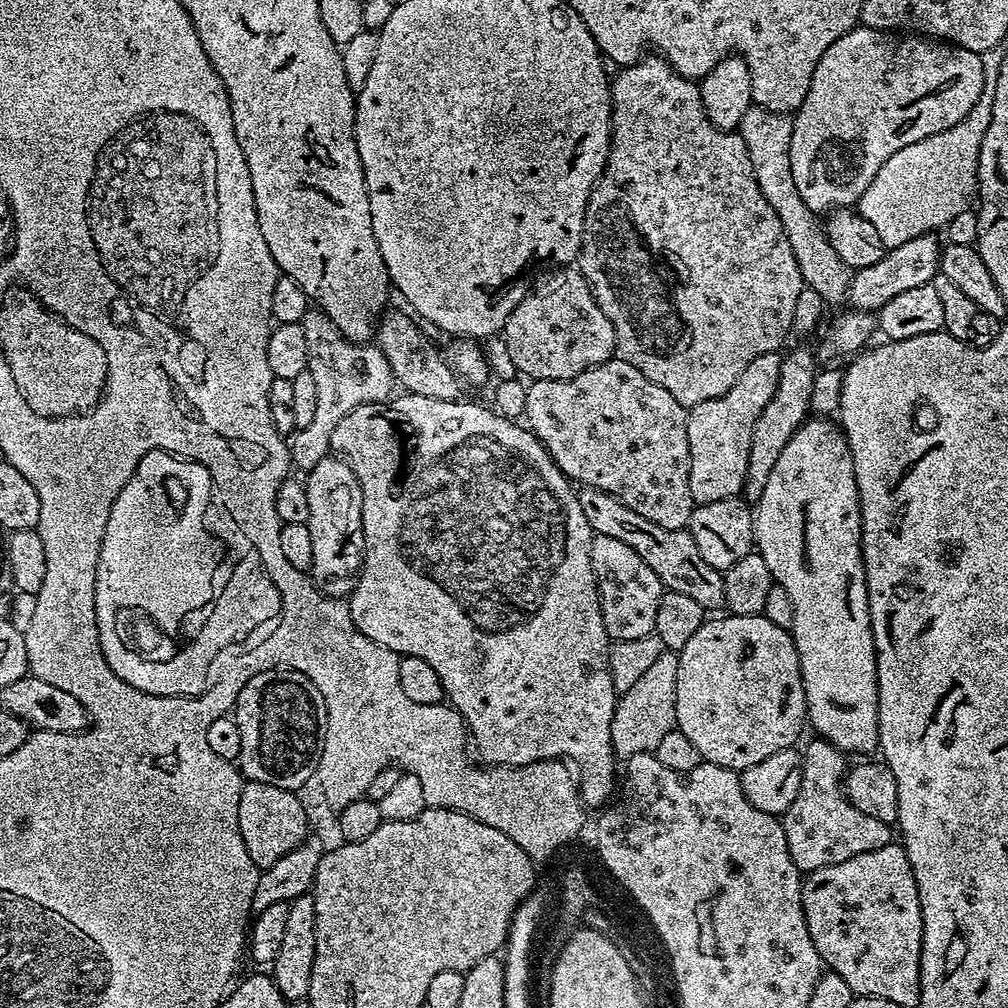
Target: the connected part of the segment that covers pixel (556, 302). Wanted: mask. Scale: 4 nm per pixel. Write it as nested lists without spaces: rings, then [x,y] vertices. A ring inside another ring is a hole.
[[[568,270],[564,281],[553,292],[544,292],[541,296],[529,294],[518,306],[514,306],[514,314],[504,323],[502,333],[506,347],[514,360],[514,366],[521,377],[533,380],[565,380],[582,374],[582,370],[598,366],[602,362],[613,359],[616,352],[616,331],[602,314],[586,278],[578,270]]]

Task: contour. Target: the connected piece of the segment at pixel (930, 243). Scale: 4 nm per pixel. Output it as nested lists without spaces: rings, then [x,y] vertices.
[[[929,234],[919,236],[910,242],[902,242],[902,246],[894,246],[887,249],[884,256],[878,259],[873,265],[865,268],[857,268],[852,273],[851,288],[848,291],[847,303],[851,305],[855,311],[879,313],[882,306],[886,306],[886,302],[892,301],[898,294],[902,294],[906,290],[915,290],[917,286],[926,286],[932,283],[932,279],[938,275],[940,271],[940,254],[942,251],[941,241],[936,241],[935,235]]]

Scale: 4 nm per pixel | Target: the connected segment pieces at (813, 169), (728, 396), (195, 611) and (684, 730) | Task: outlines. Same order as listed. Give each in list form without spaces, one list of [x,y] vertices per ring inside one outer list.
[[[863,26],[851,28],[822,54],[814,78],[810,78],[810,90],[806,90],[802,106],[792,116],[790,170],[802,202],[806,202],[814,214],[859,205],[866,186],[874,182],[874,174],[882,170],[886,158],[898,154],[898,150],[910,146],[910,142],[922,142],[922,138],[930,138],[930,134],[942,134],[942,130],[958,126],[958,122],[974,110],[983,85],[984,67],[978,52],[932,38],[905,38]]]
[[[779,351],[754,358],[738,378],[738,382],[722,398],[698,402],[688,409],[688,441],[690,442],[690,494],[693,505],[722,502],[722,498],[740,496],[750,466],[750,438],[754,438],[754,422],[766,410],[780,377]]]
[[[154,451],[142,457],[118,498],[114,498],[98,554],[94,610],[102,654],[110,670],[114,670],[122,682],[134,686],[134,690],[143,690],[155,696],[200,696],[210,683],[210,675],[205,669],[213,654],[211,647],[224,644],[220,636],[240,636],[240,628],[256,632],[252,624],[260,628],[256,622],[260,616],[256,616],[256,608],[252,608],[252,604],[244,604],[244,612],[239,612],[240,624],[236,624],[236,632],[232,632],[232,628],[220,628],[220,608],[224,608],[224,604],[218,604],[208,628],[202,634],[202,640],[188,640],[194,622],[200,622],[206,612],[202,614],[202,608],[198,608],[202,606],[204,598],[196,592],[184,592],[184,588],[202,590],[198,584],[210,582],[210,570],[217,560],[211,544],[194,533],[196,518],[203,513],[202,506],[207,500],[207,494],[208,478],[204,466],[196,460],[177,456],[174,452]]]
[[[763,614],[758,616],[720,615],[724,616],[718,617],[717,620],[712,620],[712,618],[705,619],[704,625],[697,630],[694,638],[690,638],[690,642],[686,642],[686,646],[682,646],[678,650],[676,728],[682,734],[686,734],[686,738],[690,738],[691,744],[698,750],[701,761],[717,764],[723,768],[743,770],[754,766],[754,762],[762,762],[766,758],[770,758],[770,754],[778,754],[778,750],[786,750],[797,743],[795,740],[799,738],[800,731],[806,728],[808,719],[806,690],[802,686],[802,670],[798,662],[798,650],[794,646],[792,633],[789,629],[782,626],[774,626],[774,622],[770,622]]]

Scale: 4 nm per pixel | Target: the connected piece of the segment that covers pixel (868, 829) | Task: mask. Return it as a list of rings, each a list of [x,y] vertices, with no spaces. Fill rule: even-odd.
[[[812,738],[812,741],[802,748],[802,755],[804,773],[798,786],[798,798],[790,802],[782,817],[786,846],[790,846],[790,858],[794,858],[794,866],[798,866],[801,873],[822,870],[826,866],[846,862],[846,858],[870,854],[870,850],[882,850],[882,846],[893,843],[893,829],[878,822],[878,818],[870,818],[870,814],[862,814],[862,810],[855,808],[848,801],[838,780],[824,769],[843,769],[845,753],[834,747],[829,740]]]

